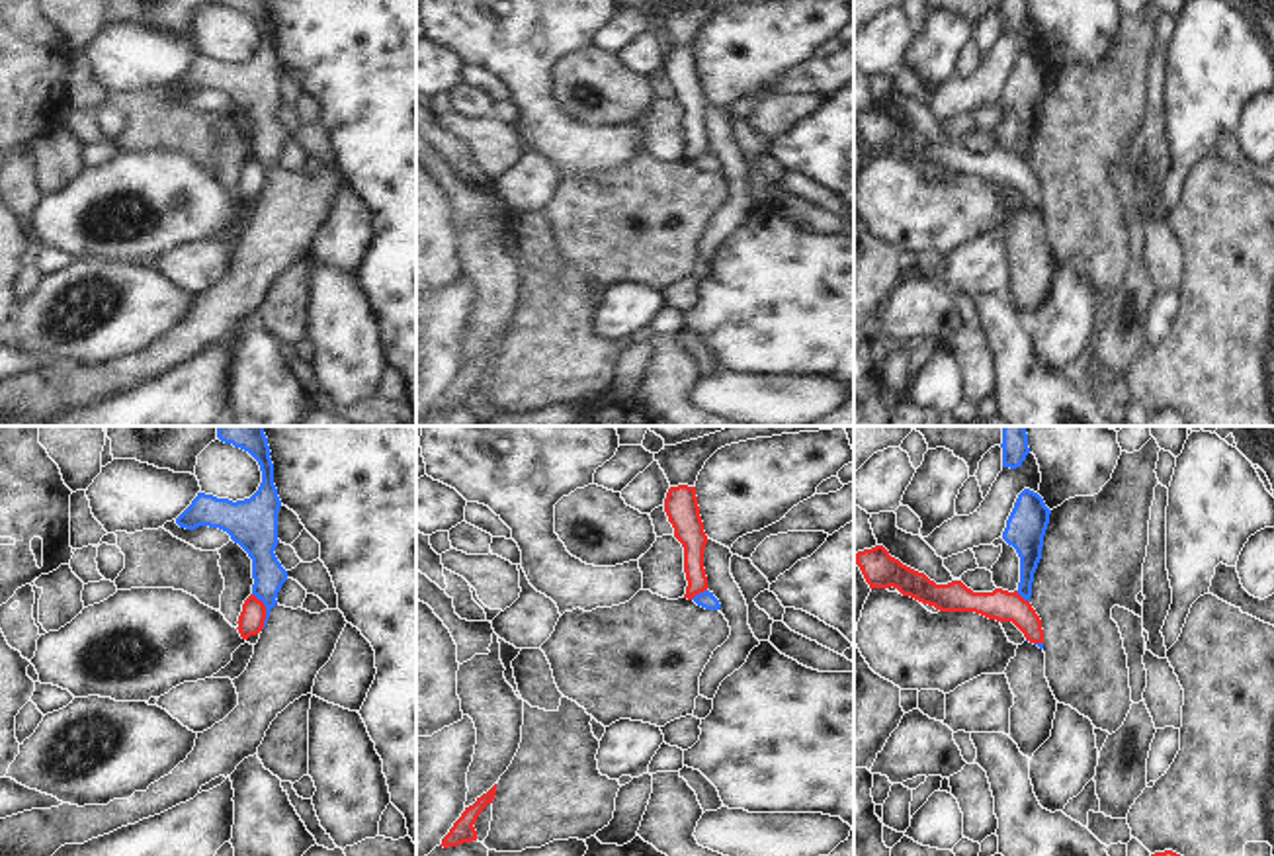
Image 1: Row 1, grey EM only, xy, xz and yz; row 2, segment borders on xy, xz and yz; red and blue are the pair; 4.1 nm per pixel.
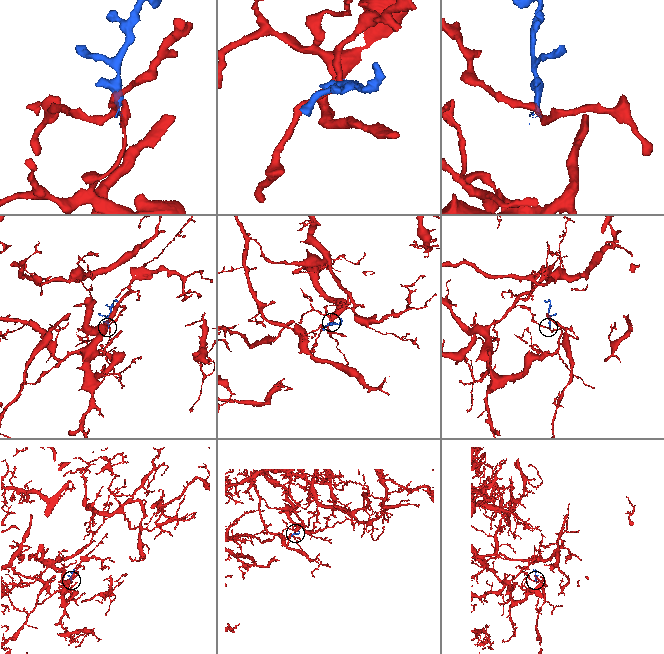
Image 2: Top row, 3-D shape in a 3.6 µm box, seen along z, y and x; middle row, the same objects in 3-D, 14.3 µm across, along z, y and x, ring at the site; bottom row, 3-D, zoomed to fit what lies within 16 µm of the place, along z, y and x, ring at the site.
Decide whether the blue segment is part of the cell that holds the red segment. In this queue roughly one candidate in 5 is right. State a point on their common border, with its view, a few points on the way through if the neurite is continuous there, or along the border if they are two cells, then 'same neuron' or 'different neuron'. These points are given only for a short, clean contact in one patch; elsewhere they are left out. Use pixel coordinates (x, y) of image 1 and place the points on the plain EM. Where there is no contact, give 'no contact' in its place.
meets red in xy at (264, 172); border along xy (253, 155), (264, 169), (262, 190); different neuron

